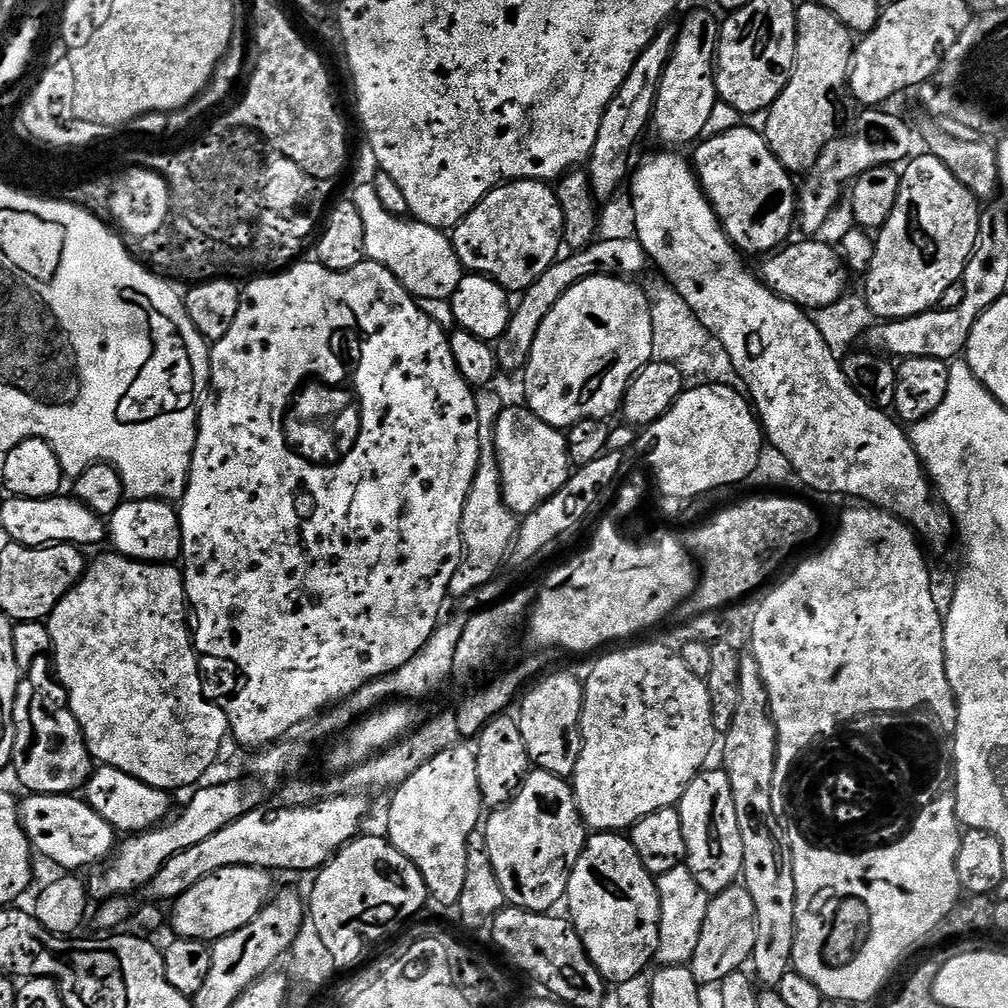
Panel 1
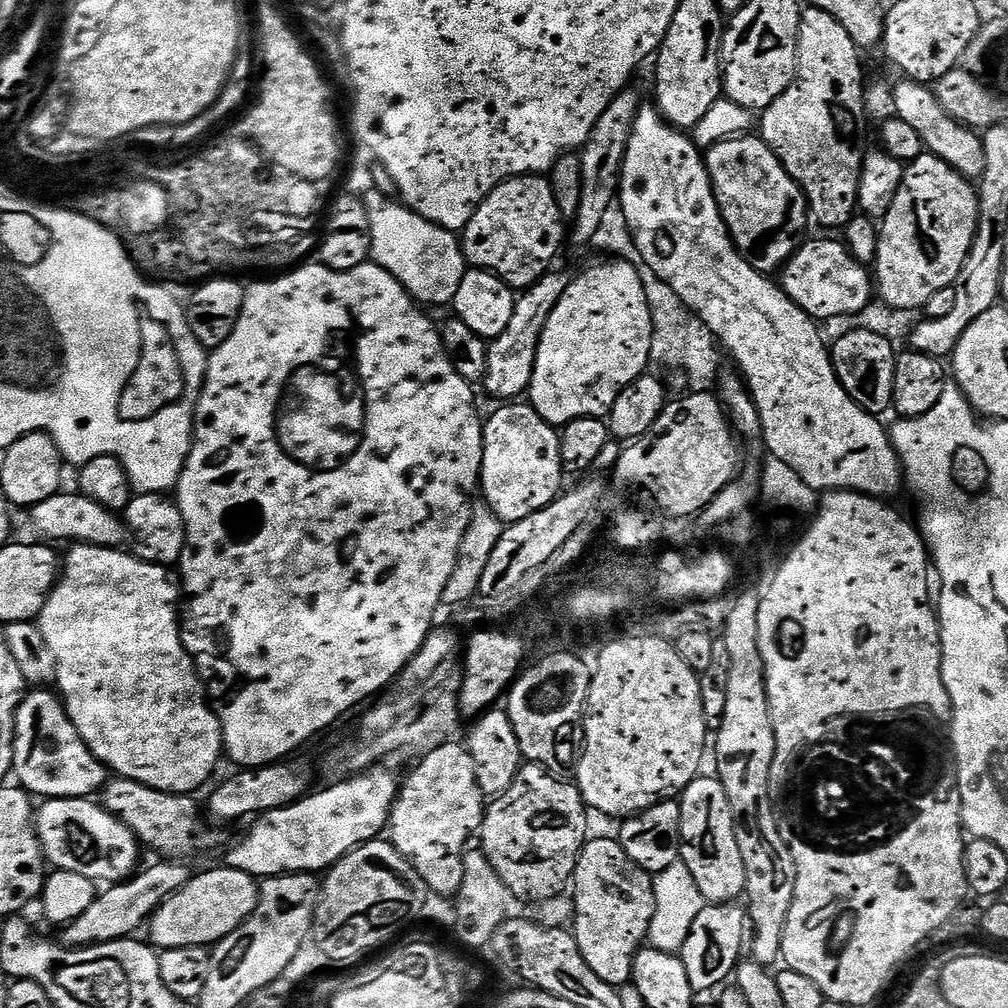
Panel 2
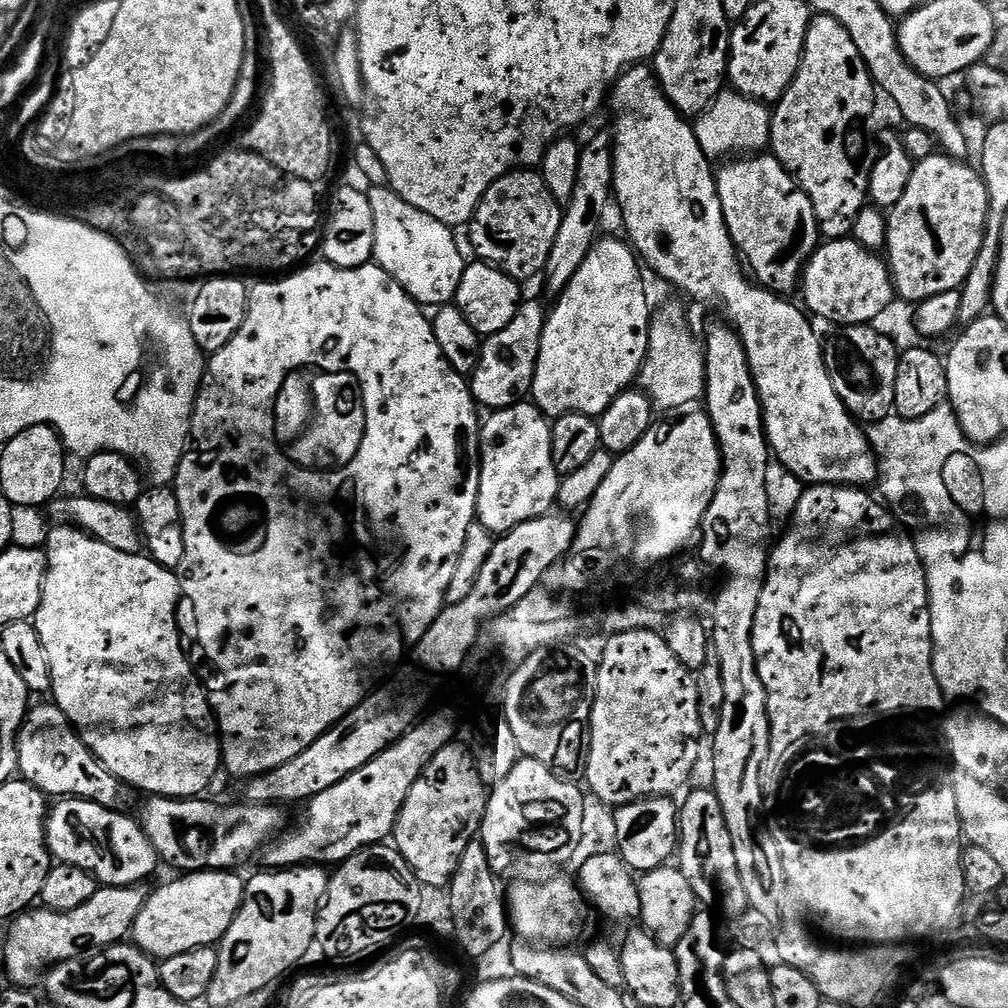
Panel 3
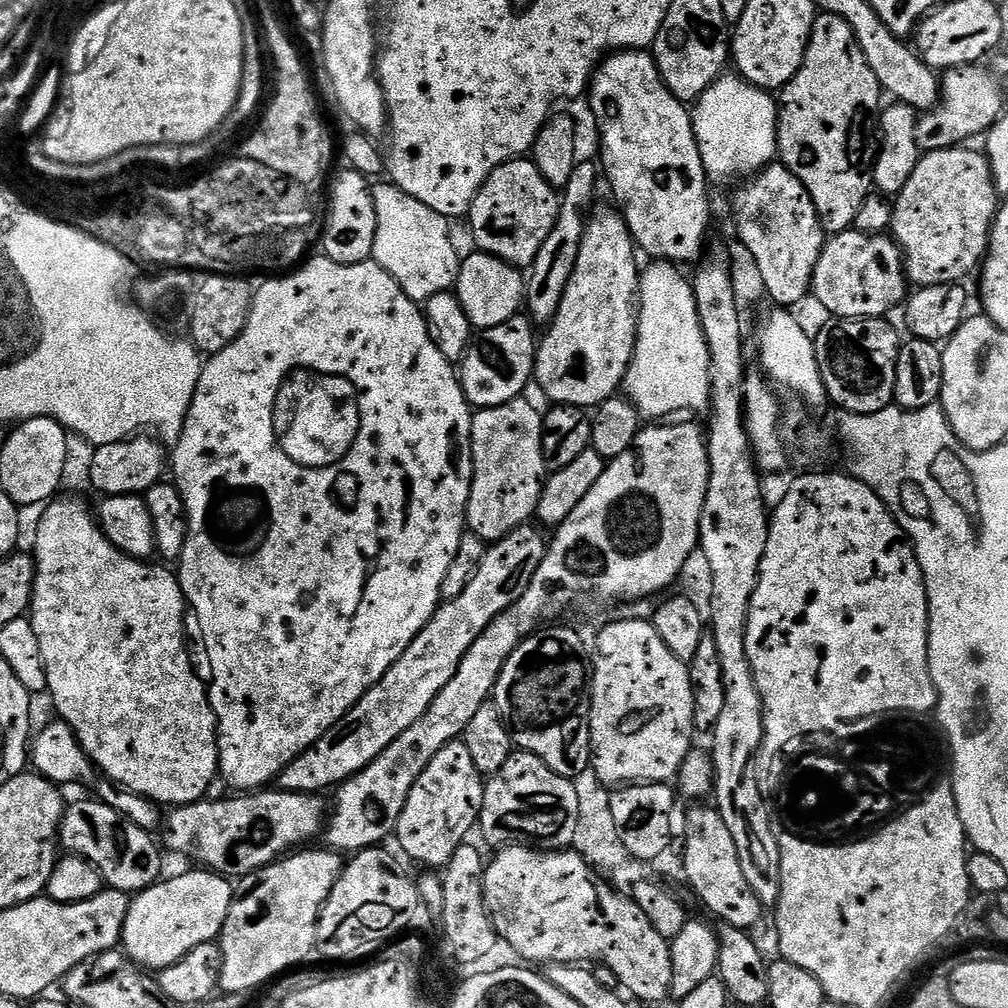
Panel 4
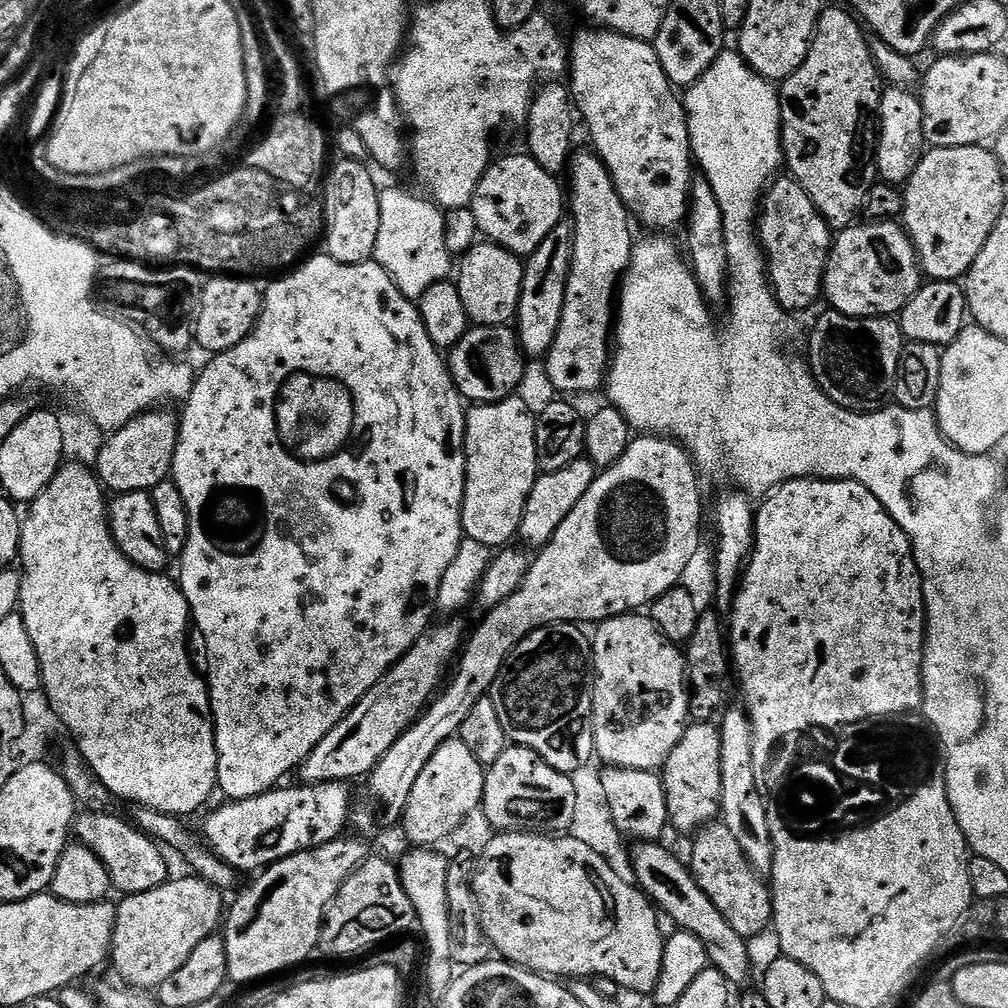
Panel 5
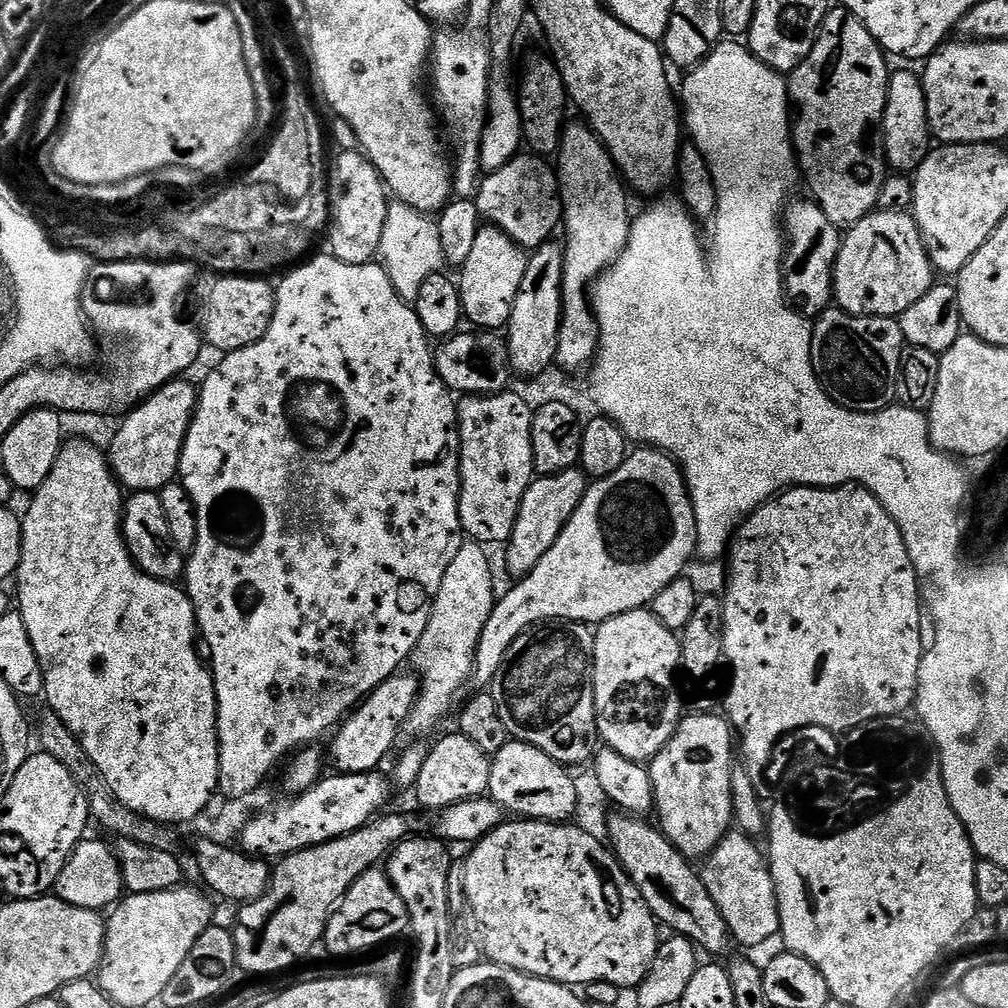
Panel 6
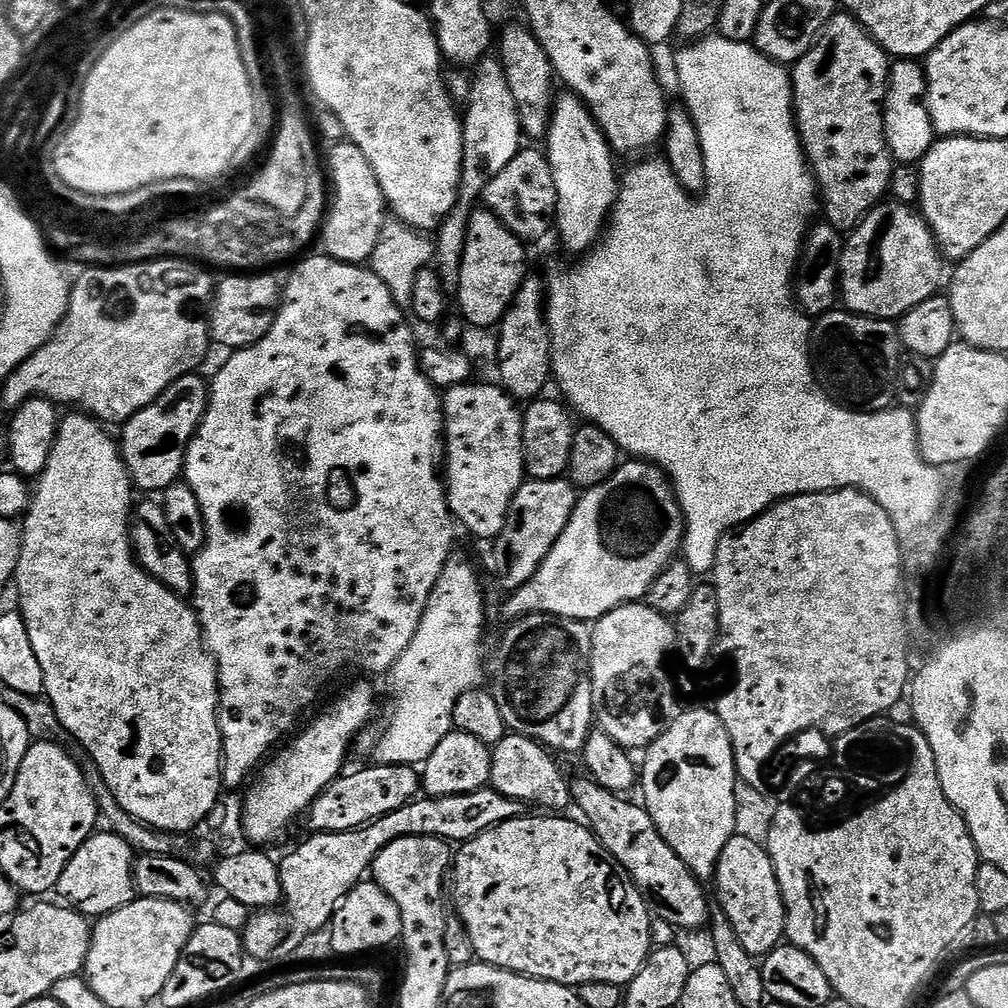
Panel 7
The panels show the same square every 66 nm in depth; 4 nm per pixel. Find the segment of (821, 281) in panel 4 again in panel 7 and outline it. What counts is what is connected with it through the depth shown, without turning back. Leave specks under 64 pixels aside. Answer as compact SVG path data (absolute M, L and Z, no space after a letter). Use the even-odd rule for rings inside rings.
M881 203L847 237L840 263L843 307L858 316L895 321L941 291L943 263L942 249L915 207Z

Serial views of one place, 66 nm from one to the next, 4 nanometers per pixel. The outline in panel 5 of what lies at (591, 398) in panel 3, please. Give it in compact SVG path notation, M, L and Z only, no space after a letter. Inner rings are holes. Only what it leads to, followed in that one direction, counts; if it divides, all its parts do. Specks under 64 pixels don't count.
M577 151L570 161L570 173L572 172L570 219L574 225L572 233L574 254L572 255L572 269L568 275L566 298L562 306L562 322L554 338L554 346L546 357L548 380L560 392L592 392L595 388L605 387L610 367L610 345L614 340L614 305L618 300L618 289L629 264L632 263L634 247L633 221L630 219L628 208L622 202L607 166L600 161L599 156L591 151L588 152Z

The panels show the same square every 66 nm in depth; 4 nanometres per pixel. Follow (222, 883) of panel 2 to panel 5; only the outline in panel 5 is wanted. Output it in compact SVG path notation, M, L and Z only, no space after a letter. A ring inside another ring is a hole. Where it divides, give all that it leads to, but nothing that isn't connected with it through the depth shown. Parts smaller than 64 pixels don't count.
M188 874L185 880L169 879L168 883L154 890L134 892L123 897L124 901L116 904L116 925L112 935L112 951L110 964L116 967L116 972L125 985L136 990L156 990L190 954L194 954L194 946L207 936L213 935L221 927L222 917L226 912L226 900L222 897L221 889L210 886L205 880Z

